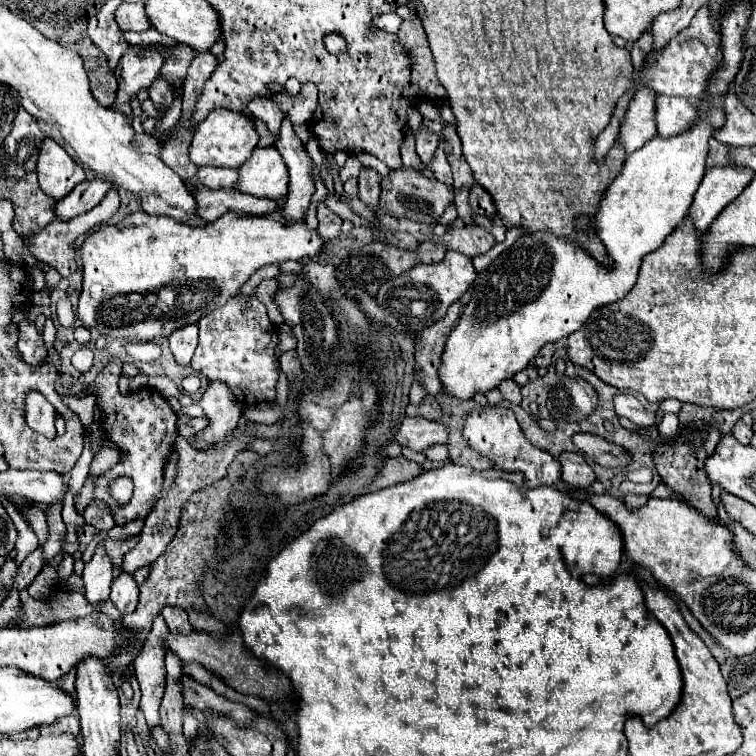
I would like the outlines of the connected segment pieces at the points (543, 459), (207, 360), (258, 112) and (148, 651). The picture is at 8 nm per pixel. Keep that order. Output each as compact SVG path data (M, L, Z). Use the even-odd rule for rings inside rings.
M486 405L480 409L474 409L466 415L464 419L464 429L462 429L462 437L466 441L466 445L476 451L478 455L490 459L490 463L496 469L502 471L510 471L510 473L522 473L524 475L524 485L528 485L528 489L534 487L554 487L558 483L566 485L562 481L562 467L560 461L554 459L548 451L534 447L522 433L512 409L508 407L500 407L500 405Z
M232 297L224 307L214 309L198 321L200 341L190 367L210 381L224 381L232 387L236 399L246 405L262 405L276 399L278 383L278 329L270 323L266 307L256 297ZM248 301L248 313L244 303Z
M258 97L258 99L252 99L246 107L248 113L252 113L254 117L262 119L266 125L268 125L268 131L272 133L272 137L280 135L280 121L284 119L282 117L282 111L268 99L268 97Z
M162 617L154 619L154 627L146 637L140 655L134 659L136 679L142 689L140 709L146 715L148 723L154 727L160 723L160 703L166 687L166 669L164 669L164 637L168 635L168 627Z

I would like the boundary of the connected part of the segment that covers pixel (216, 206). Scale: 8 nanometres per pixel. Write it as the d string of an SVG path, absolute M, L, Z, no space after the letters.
M198 187L194 195L198 203L198 215L206 221L216 221L224 213L240 213L240 215L270 215L278 211L274 199L262 199L254 195L240 193L236 189L206 189Z

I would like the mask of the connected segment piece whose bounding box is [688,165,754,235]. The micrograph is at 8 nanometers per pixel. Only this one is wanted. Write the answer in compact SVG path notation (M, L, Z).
M740 165L712 167L704 173L700 189L696 191L694 201L688 209L688 217L698 235L702 235L718 217L718 213L742 193L752 177L754 171Z

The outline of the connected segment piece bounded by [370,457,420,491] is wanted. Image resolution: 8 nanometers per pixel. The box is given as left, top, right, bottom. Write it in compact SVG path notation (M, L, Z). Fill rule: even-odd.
M396 457L396 459L388 459L386 465L380 469L380 473L376 475L376 479L370 483L370 491L378 491L396 483L404 483L410 481L412 477L420 475L420 465L414 461L408 461L404 457Z

